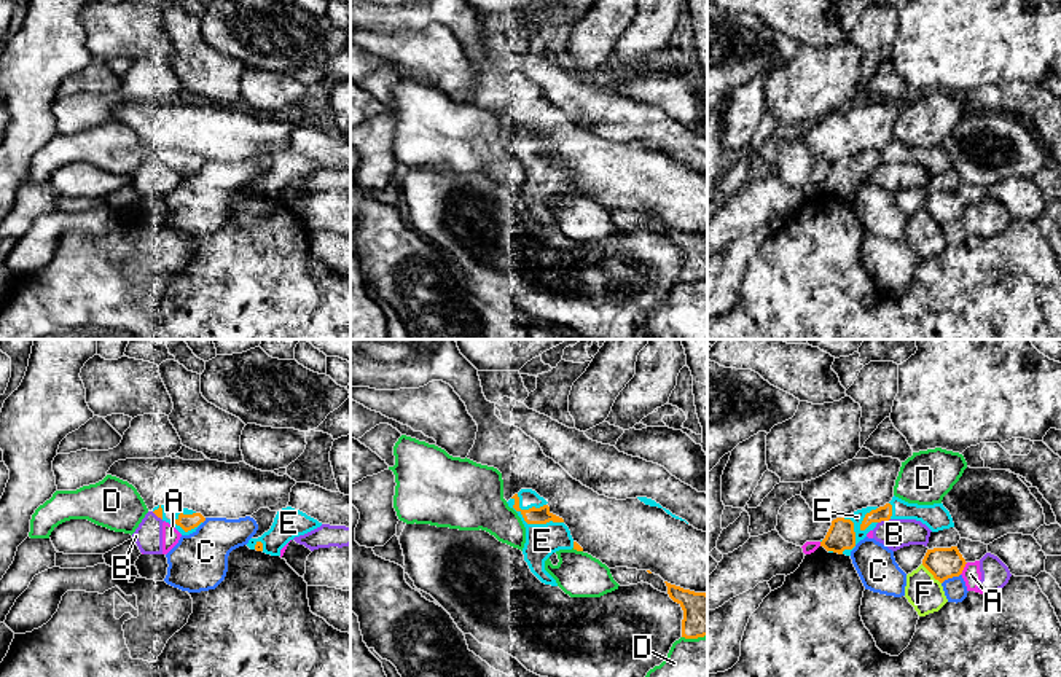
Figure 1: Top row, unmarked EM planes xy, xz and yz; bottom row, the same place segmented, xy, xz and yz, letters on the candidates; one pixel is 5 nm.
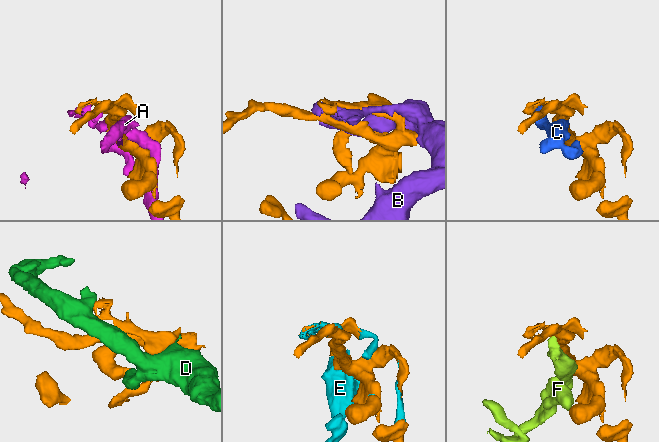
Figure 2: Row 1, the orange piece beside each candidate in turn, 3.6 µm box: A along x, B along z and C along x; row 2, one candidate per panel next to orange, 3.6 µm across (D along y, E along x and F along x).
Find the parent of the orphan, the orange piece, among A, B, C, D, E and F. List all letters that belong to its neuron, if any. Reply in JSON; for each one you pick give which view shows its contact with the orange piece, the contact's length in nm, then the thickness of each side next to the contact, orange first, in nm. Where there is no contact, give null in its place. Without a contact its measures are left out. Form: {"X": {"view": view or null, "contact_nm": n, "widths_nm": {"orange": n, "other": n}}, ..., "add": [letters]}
{"E": {"view": "xz", "contact_nm": 300, "widths_nm": {"orange": 90, "other": 170}}, "add": ["E"]}

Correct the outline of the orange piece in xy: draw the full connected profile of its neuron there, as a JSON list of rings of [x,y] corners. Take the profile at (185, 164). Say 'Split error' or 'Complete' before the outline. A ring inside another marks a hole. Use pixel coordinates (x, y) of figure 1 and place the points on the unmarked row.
Split error. [[[158,148],[153,156],[175,170],[182,178],[190,178],[206,164],[201,156],[177,148]]]

